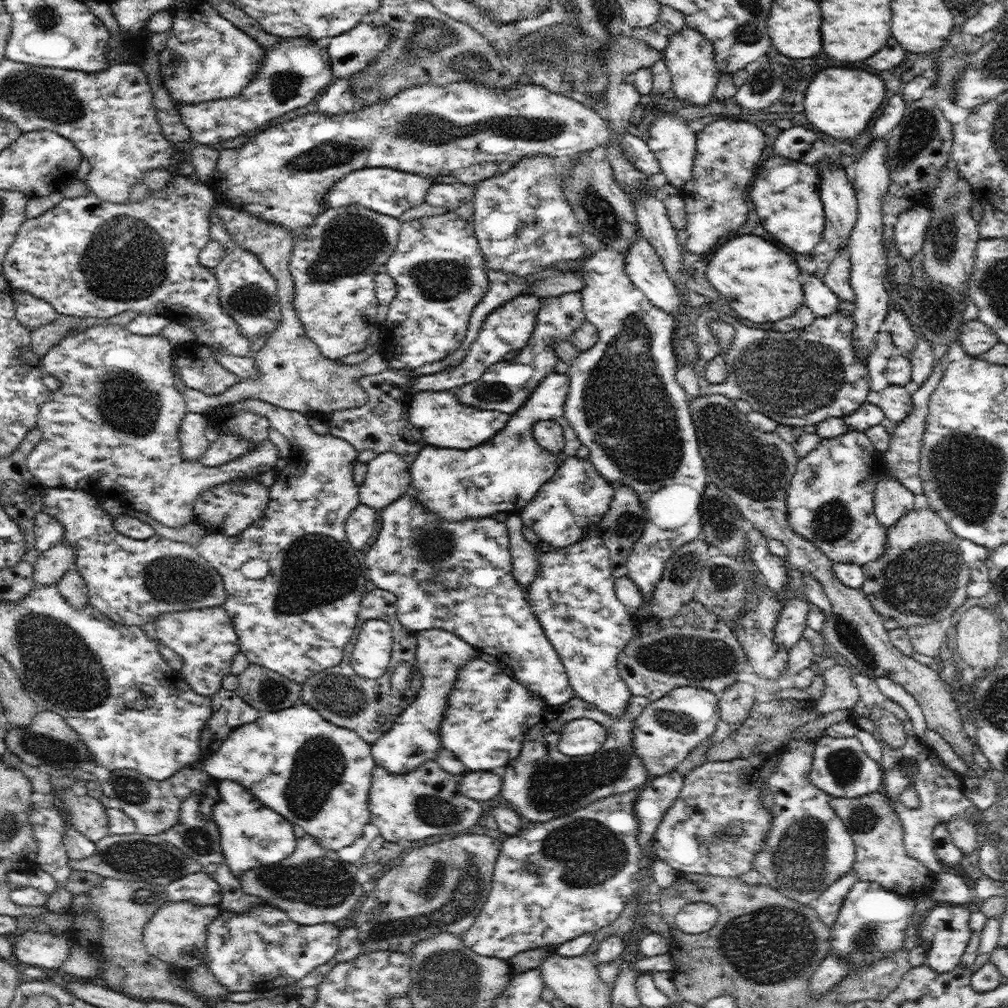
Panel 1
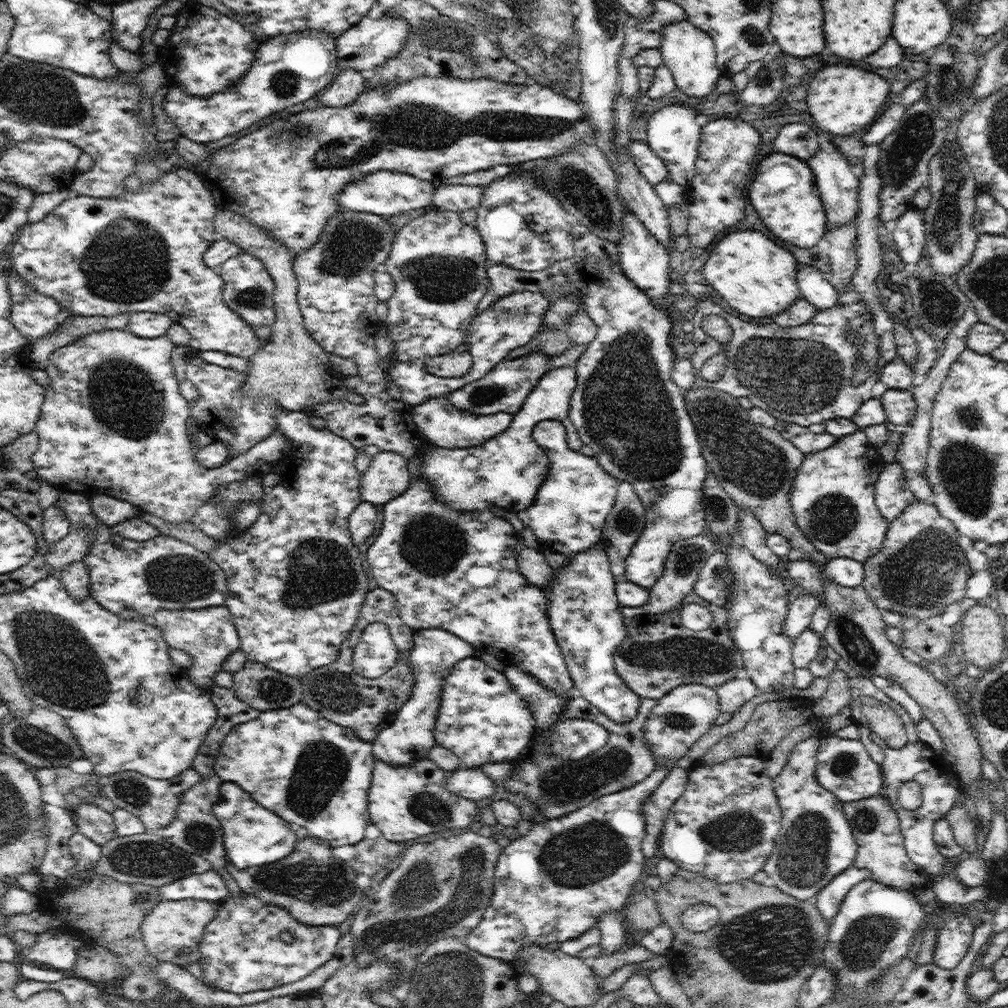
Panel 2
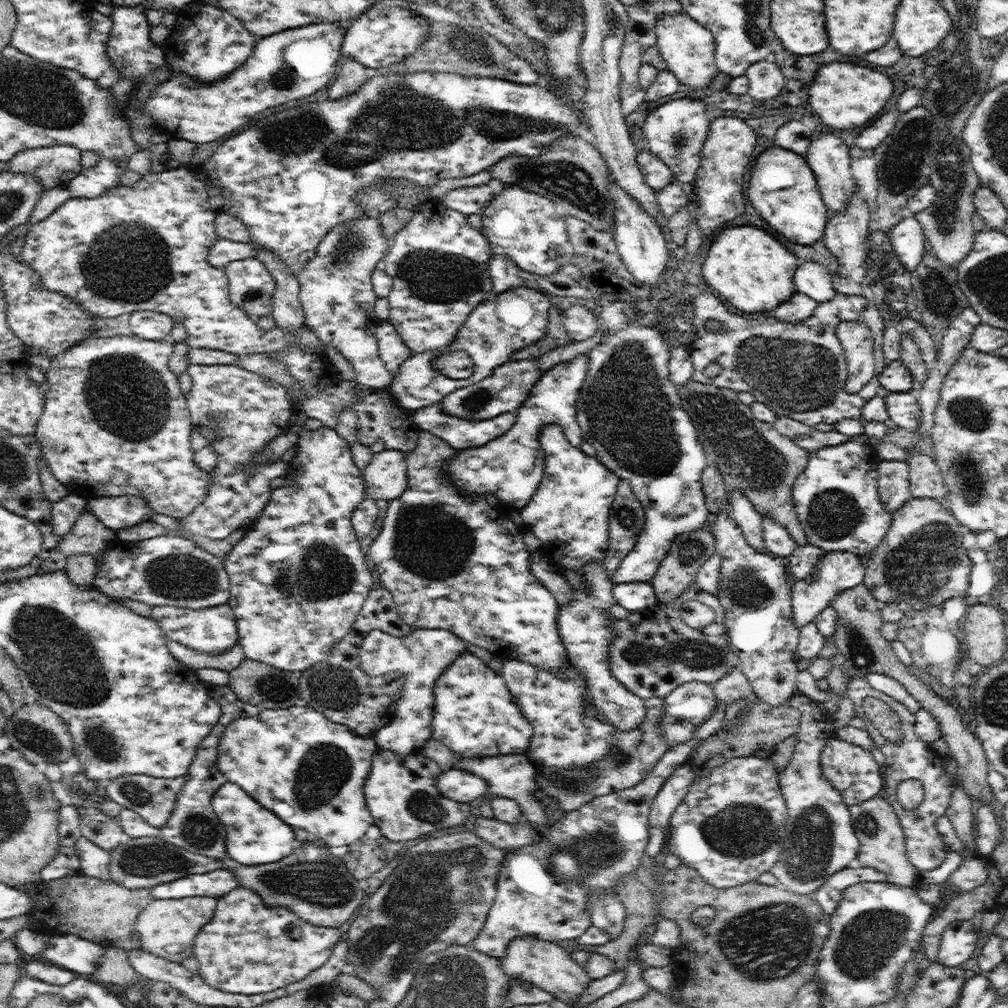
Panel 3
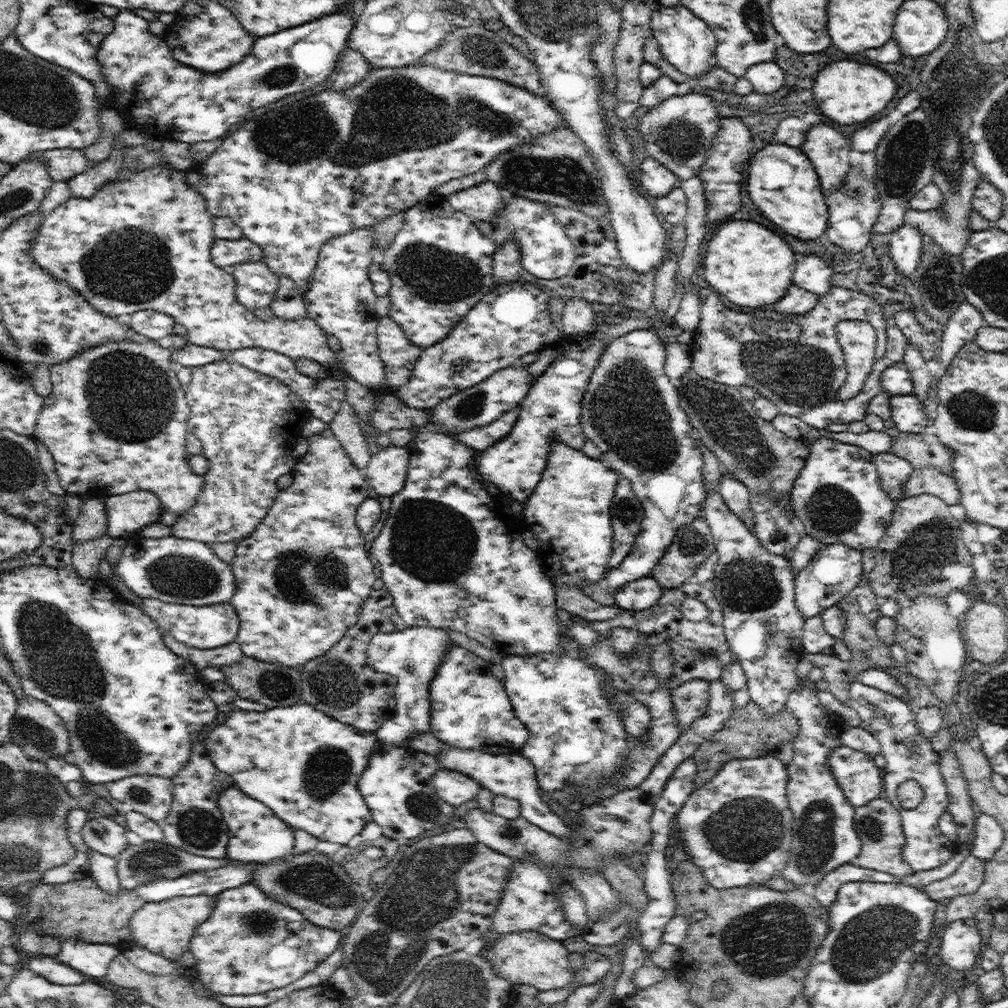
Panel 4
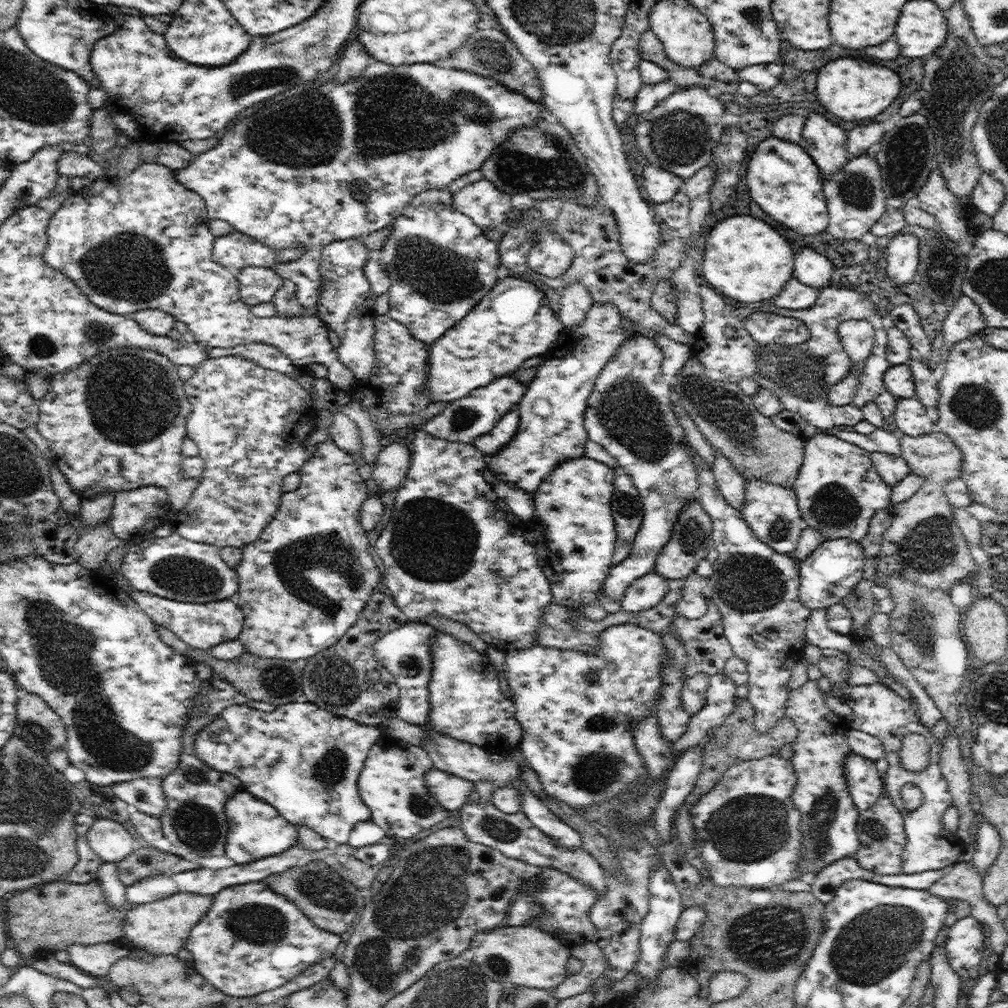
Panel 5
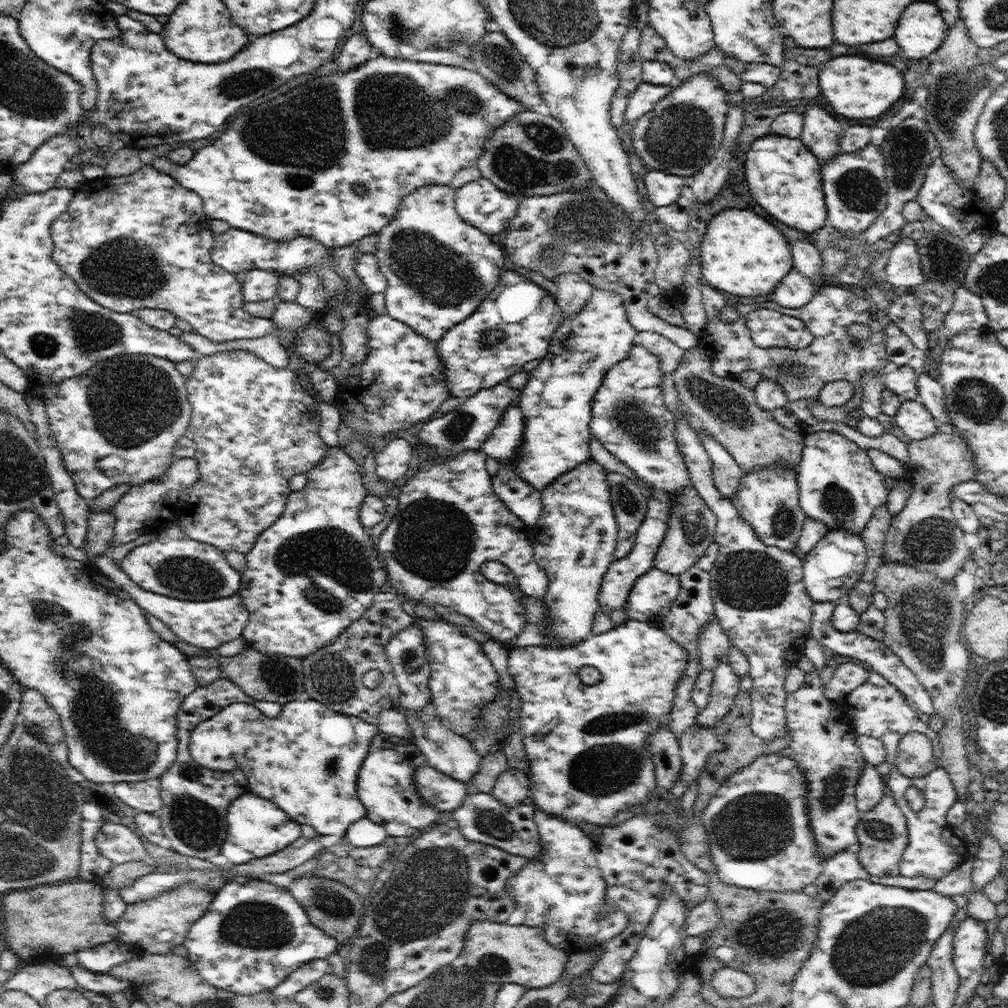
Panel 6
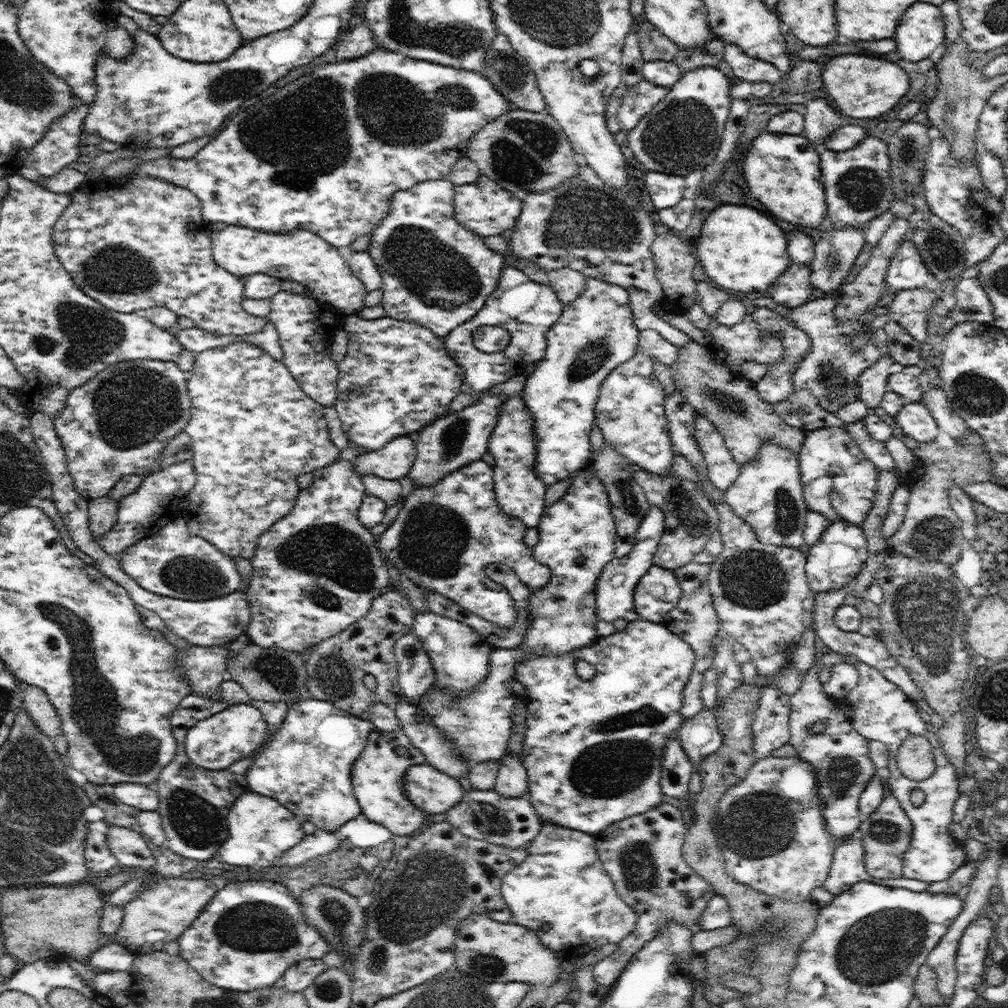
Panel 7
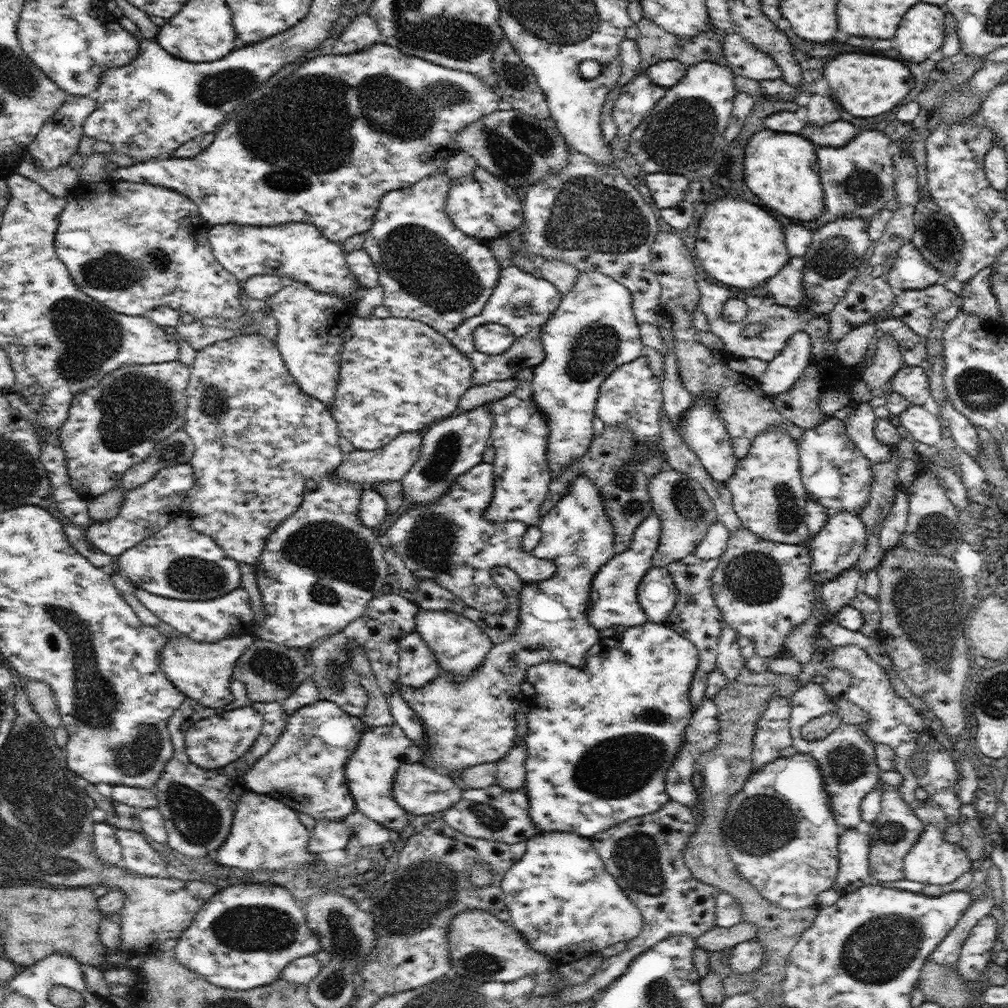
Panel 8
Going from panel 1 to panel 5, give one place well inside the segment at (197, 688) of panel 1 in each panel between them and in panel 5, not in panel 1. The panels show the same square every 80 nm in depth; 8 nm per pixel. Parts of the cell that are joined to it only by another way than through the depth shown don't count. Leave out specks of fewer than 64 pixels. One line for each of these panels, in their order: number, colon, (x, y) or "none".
2: (209, 636)
3: (213, 629)
4: (204, 627)
5: (200, 625)

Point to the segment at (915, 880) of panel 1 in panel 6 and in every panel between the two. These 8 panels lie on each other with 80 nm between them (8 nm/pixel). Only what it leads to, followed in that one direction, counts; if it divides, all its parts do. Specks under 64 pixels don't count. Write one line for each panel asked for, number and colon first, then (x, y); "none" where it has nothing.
2: (880, 844)
3: (882, 842)
4: (878, 824)
5: (880, 829)
6: (882, 835)

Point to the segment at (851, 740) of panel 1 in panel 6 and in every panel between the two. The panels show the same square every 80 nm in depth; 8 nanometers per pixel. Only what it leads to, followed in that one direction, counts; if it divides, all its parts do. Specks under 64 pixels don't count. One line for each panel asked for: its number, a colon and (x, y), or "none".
2: (843, 766)
3: (852, 770)
4: (860, 780)
5: (866, 785)
6: (870, 789)

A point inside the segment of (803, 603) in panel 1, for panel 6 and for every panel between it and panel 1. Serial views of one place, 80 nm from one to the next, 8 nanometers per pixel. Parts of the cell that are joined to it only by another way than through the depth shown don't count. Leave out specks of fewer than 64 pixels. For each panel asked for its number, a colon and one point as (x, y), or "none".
2: (802, 605)
3: (836, 571)
4: (835, 570)
5: (832, 570)
6: (837, 562)

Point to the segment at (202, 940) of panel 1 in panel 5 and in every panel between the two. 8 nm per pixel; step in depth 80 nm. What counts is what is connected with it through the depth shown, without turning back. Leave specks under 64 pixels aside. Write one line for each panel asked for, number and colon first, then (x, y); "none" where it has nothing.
2: (172, 931)
3: (168, 927)
4: (165, 928)
5: (162, 927)

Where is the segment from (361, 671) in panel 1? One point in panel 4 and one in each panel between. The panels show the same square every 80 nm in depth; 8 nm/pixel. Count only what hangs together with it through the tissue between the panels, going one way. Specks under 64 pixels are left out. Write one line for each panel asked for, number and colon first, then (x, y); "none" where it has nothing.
2: (375, 653)
3: (422, 656)
4: (413, 655)

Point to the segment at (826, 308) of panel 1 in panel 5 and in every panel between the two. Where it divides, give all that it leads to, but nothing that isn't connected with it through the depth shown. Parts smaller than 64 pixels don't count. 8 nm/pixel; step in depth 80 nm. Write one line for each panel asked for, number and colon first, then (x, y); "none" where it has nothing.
2: (813, 284)
3: (813, 279)
4: (813, 274)
5: (813, 269)

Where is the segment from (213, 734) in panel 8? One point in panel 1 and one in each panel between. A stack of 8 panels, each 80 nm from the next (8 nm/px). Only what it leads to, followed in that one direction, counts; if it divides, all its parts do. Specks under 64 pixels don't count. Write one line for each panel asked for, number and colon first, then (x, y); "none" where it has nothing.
1: (318, 775)
2: (314, 773)
3: (309, 771)
4: (304, 765)
5: (305, 761)
6: (306, 760)
7: (306, 765)

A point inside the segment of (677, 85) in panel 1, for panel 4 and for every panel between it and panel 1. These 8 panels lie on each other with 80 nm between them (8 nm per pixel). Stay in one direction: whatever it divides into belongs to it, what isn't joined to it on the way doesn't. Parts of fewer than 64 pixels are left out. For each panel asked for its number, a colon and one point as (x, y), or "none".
2: (689, 53)
3: (688, 48)
4: (687, 43)

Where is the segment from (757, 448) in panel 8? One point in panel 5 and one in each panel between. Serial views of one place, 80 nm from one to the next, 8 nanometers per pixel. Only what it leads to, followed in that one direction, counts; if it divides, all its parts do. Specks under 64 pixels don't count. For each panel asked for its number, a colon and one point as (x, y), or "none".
5: (772, 512)
6: (767, 499)
7: (767, 494)

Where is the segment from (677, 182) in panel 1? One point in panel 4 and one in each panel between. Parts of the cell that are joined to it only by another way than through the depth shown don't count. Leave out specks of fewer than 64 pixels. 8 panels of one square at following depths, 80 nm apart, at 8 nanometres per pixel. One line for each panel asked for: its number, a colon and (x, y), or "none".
2: (674, 132)
3: (676, 131)
4: (678, 132)

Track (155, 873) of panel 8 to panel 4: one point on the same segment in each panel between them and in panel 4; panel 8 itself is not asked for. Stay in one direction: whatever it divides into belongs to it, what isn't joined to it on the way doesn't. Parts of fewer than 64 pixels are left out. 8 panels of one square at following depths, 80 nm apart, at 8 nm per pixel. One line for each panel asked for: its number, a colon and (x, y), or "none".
4: (102, 834)
5: (113, 842)
6: (117, 842)
7: (129, 847)

